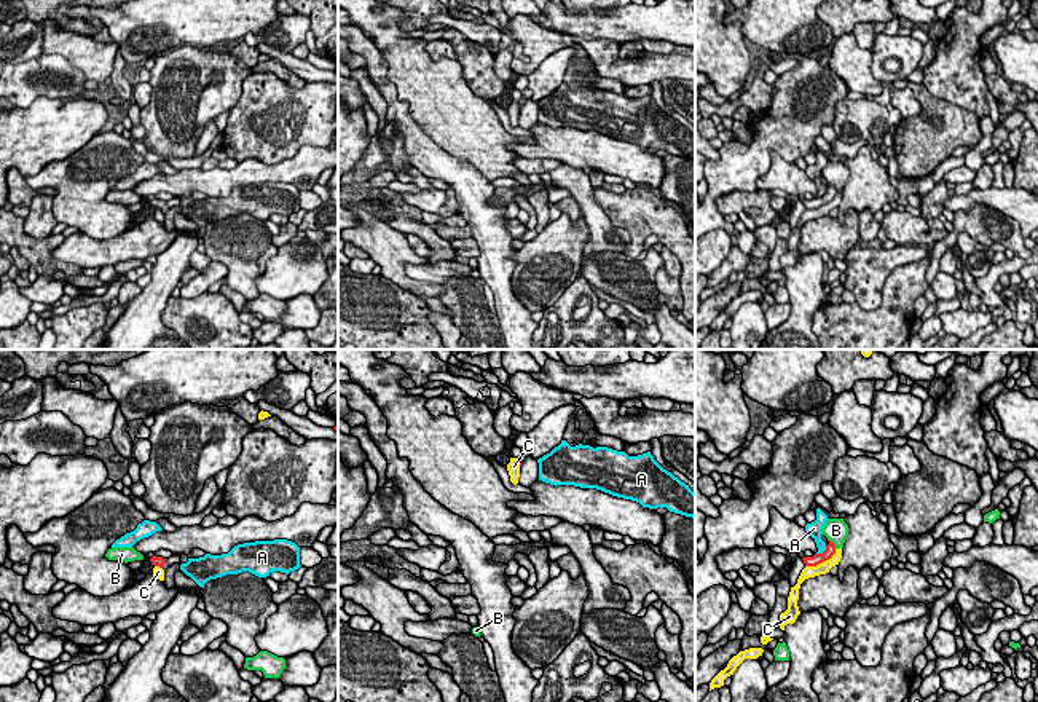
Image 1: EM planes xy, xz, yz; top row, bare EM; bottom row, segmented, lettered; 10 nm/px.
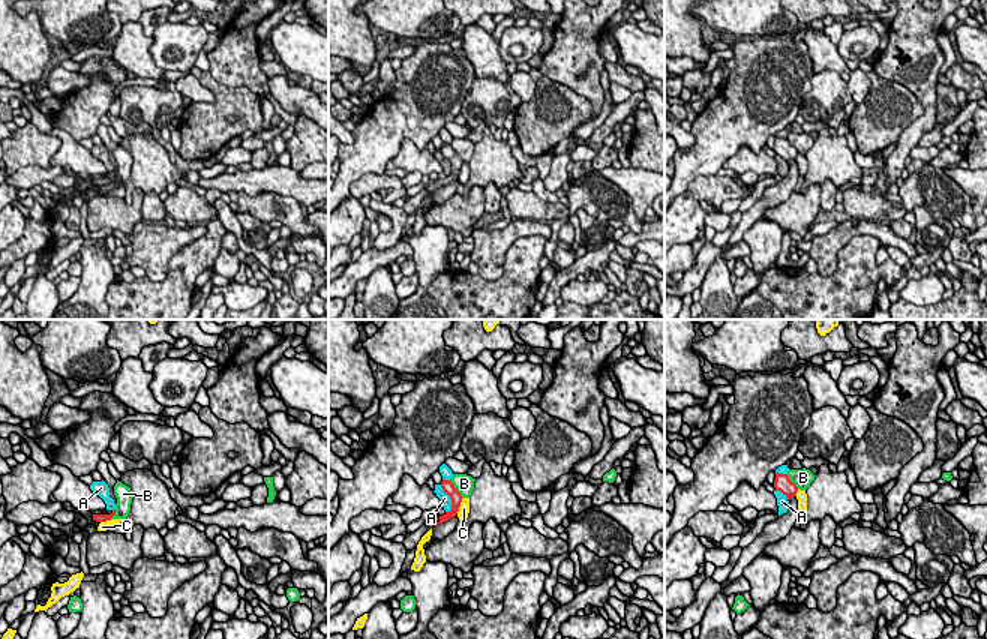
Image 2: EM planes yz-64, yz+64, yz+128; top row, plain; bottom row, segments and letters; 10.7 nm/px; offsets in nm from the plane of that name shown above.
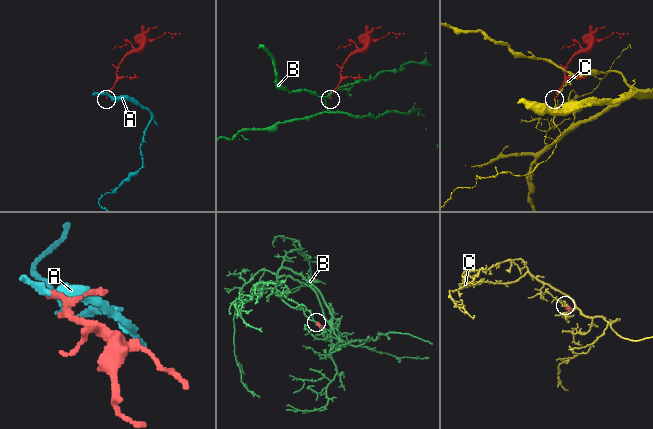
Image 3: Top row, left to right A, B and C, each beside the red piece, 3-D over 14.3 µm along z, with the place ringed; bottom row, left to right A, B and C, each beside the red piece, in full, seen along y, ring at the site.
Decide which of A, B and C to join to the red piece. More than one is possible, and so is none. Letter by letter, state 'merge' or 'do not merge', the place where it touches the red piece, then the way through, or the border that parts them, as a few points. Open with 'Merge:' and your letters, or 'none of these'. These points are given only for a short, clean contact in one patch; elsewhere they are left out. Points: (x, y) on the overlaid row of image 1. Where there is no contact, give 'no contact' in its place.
Merge: none of these
A: do not merge; meets red in yz at (823, 552)
B: do not merge; meets red in yz at (833, 544)
C: do not merge; meets red in yz at (821, 562)

